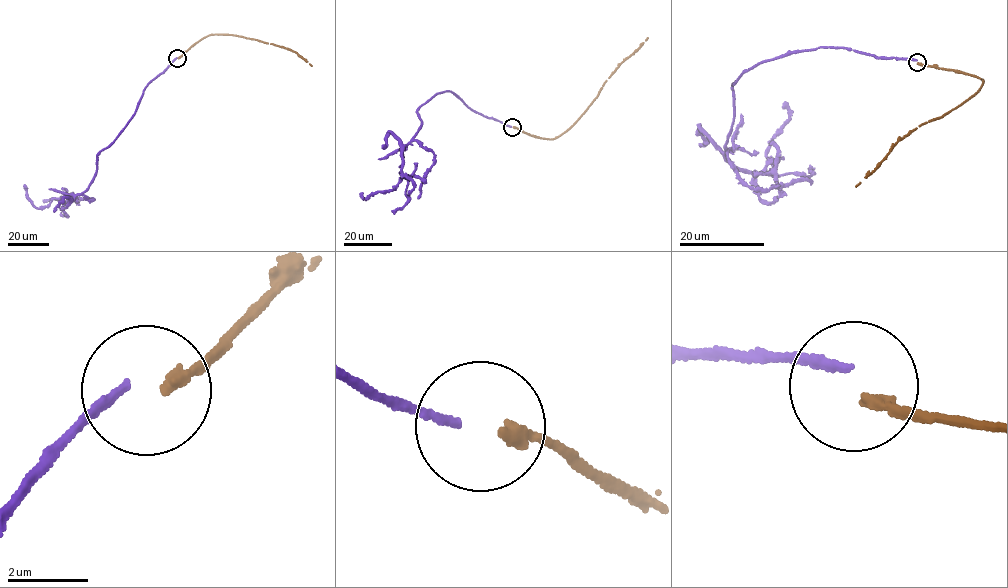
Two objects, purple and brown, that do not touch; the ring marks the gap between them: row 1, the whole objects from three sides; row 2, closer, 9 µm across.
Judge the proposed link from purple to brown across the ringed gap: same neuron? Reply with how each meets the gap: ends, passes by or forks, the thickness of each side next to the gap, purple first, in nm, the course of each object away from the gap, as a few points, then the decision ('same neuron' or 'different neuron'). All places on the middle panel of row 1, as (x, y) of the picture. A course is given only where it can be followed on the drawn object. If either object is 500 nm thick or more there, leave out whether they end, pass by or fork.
purple ends; brown ends; calibres 200 and 320 nm; course purple (511, 126), (449, 91), (435, 95), (417, 111), (422, 122), (404, 147), (403, 177), (392, 190), (359, 193); course brown (513, 127), (550, 139), (566, 131), (622, 62), (647, 38); different neuron

